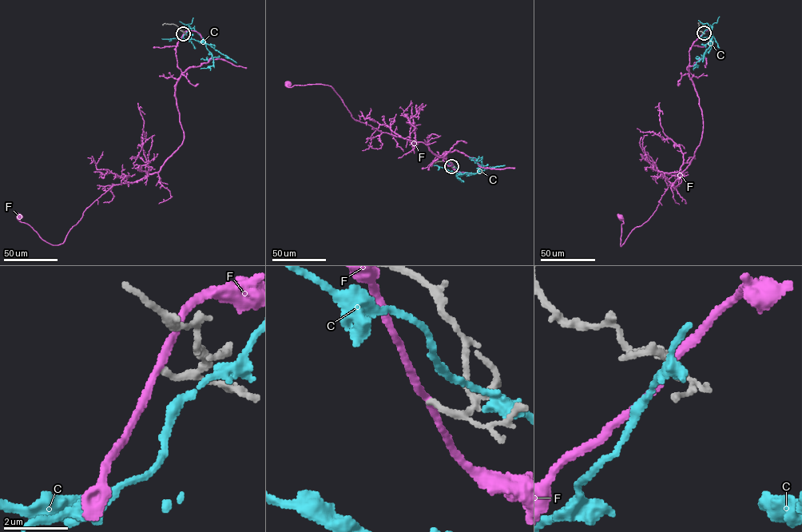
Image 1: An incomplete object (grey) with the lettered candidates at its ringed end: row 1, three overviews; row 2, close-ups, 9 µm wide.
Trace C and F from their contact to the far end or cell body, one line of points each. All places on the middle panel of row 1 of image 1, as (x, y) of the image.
C: (453, 167), (458, 174), (477, 172), (482, 165), (482, 158), (469, 157)
F: (451, 166), (444, 154), (450, 152), (443, 160), (448, 166), (422, 142), (355, 120), (331, 86), (287, 84)

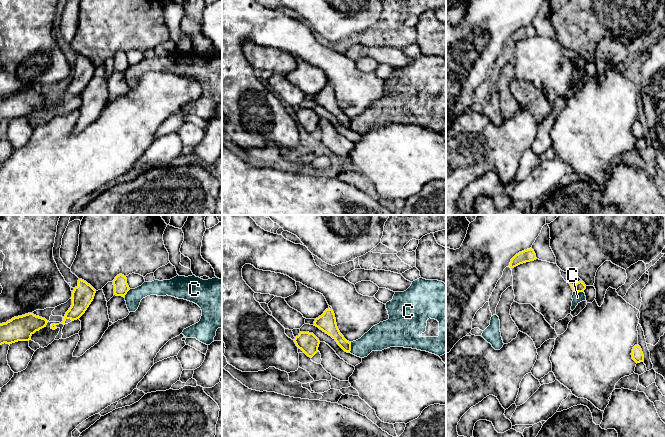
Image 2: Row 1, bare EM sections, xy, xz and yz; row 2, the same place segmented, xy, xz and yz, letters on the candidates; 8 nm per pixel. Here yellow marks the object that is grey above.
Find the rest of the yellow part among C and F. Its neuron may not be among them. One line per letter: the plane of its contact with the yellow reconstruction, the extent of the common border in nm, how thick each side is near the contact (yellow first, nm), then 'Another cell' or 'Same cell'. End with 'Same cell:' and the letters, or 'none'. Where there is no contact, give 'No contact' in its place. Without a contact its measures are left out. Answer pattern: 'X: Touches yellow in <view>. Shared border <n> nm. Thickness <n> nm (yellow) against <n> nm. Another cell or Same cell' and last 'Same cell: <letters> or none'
C: Touches yellow in xz. Shared border 90 nm. Thickness 130 nm (yellow) against 200 nm. Another cell
F: No contact. Another cell
Same cell: none

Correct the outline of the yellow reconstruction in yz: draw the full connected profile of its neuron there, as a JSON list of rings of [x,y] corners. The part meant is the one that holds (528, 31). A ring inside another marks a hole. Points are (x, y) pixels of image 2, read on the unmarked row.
[[[532,24],[524,26],[516,30],[510,38],[509,43],[514,44],[520,40],[536,36],[536,30]]]

